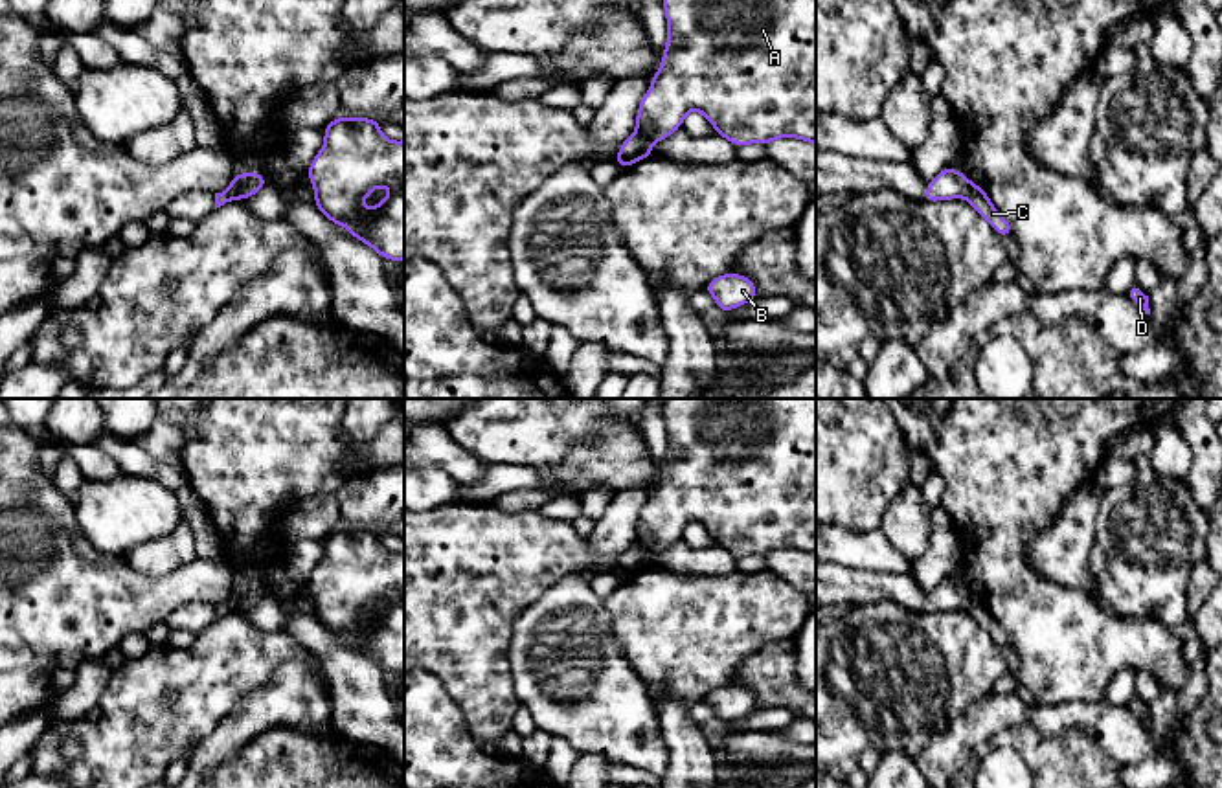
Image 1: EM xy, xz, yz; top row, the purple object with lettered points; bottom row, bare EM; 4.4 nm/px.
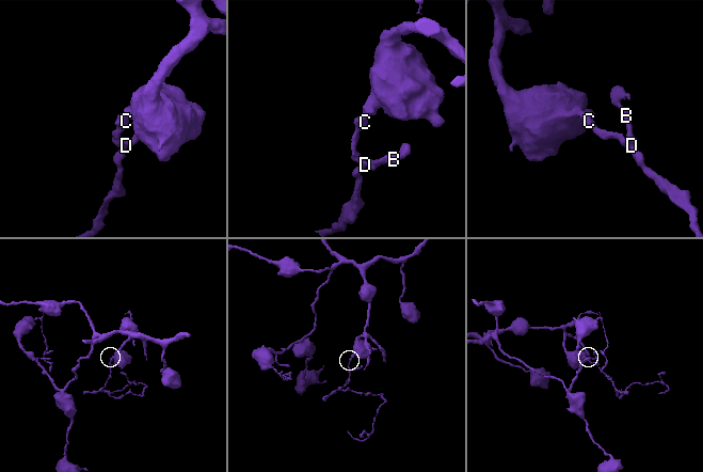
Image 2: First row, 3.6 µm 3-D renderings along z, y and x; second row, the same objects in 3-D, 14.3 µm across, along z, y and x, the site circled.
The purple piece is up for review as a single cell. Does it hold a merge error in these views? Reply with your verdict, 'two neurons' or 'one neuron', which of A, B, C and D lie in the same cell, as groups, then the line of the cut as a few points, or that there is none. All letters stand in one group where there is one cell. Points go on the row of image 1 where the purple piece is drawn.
two neurons | A / B C D | xz (636, 131), (653, 142)

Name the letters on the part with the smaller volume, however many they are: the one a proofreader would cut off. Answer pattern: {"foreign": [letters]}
{"foreign": ["B", "C", "D"]}

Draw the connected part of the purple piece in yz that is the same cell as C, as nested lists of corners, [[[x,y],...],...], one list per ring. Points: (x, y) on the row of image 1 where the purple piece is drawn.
[[[970,184],[968,193],[965,197],[972,208],[978,211],[979,217],[987,219],[992,230],[1000,235],[1014,235],[1011,224],[1005,220],[1005,217],[992,206],[992,202],[987,197],[987,191],[978,186]]]

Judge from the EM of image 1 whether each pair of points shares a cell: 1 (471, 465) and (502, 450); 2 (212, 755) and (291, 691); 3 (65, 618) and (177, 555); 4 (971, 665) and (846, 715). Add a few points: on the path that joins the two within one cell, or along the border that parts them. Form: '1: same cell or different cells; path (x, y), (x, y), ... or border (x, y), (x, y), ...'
1: different cells; border (447, 432), (489, 467)
2: same cell; path (232, 735), (248, 719), (271, 706)
3: different cells; border (122, 555), (153, 575), (186, 564)
4: same cell; path (932, 630), (899, 630), (866, 664), (866, 676)

